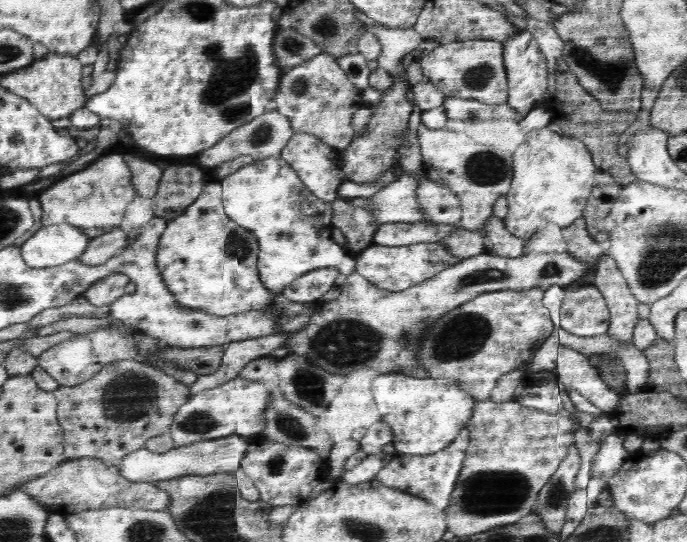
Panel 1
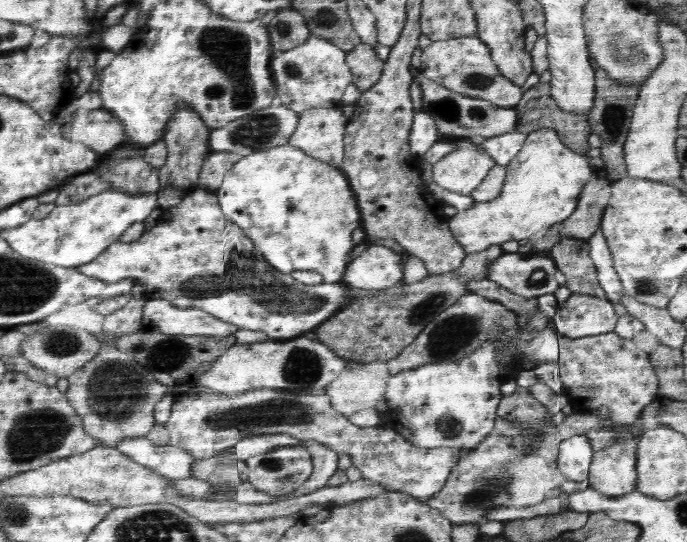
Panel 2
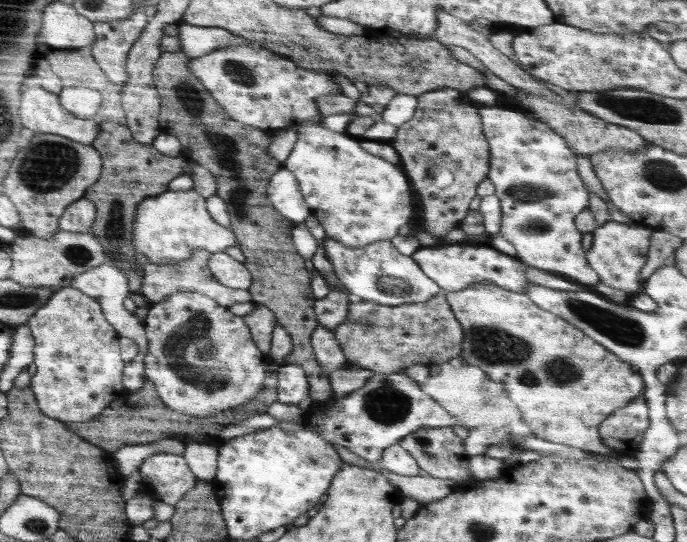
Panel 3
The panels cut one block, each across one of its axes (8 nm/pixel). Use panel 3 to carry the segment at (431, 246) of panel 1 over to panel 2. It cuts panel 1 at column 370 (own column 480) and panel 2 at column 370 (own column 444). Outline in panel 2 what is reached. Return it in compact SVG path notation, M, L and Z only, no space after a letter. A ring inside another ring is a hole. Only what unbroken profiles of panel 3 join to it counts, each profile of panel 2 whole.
M369 243L367 249L348 263L343 282L369 292L388 290L402 283L404 259L400 250Z

